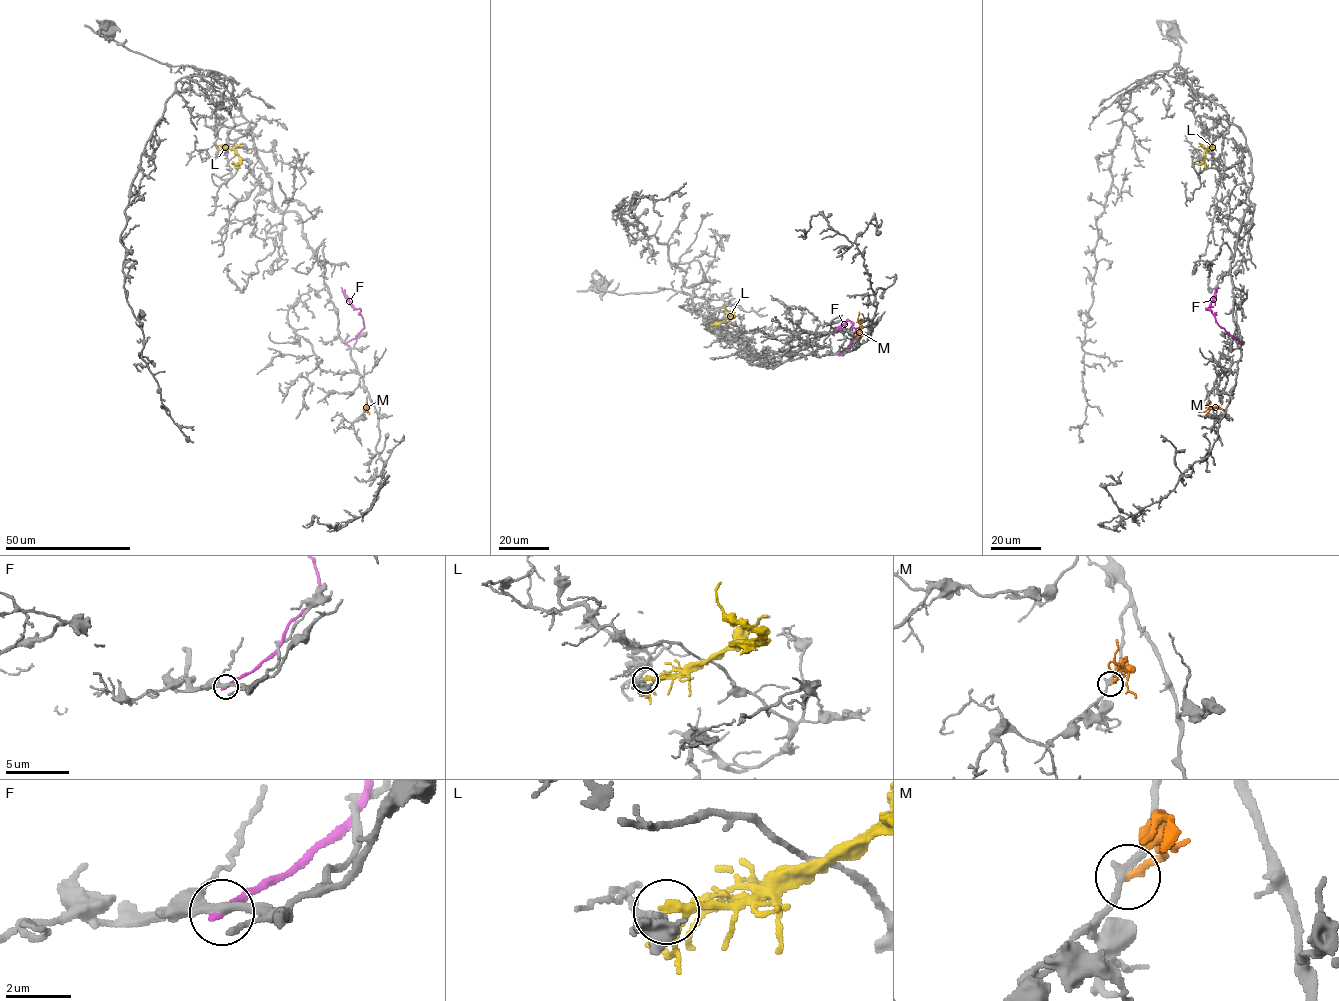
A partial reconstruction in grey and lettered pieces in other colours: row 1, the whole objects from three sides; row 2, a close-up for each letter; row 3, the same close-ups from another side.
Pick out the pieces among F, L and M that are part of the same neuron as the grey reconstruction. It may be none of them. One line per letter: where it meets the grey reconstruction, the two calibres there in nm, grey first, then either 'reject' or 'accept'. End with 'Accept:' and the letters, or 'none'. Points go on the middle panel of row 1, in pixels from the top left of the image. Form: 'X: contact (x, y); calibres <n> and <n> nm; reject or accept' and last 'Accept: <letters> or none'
F: contact (838, 354); calibres 340 and 260 nm; reject
L: contact (710, 325); calibres 220 and 220 nm; reject
M: contact (857, 337); calibres 200 and 200 nm; reject
Accept: none

